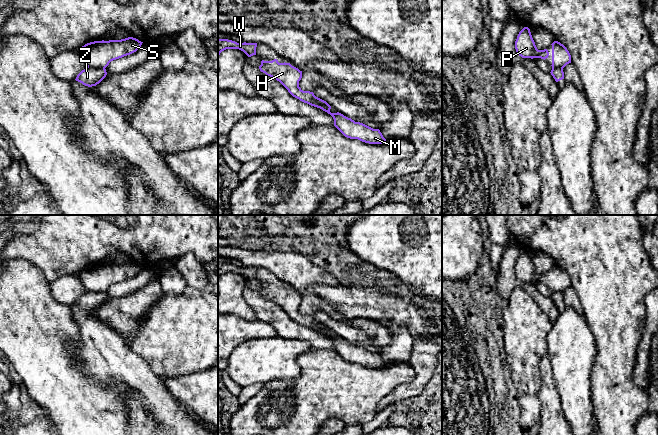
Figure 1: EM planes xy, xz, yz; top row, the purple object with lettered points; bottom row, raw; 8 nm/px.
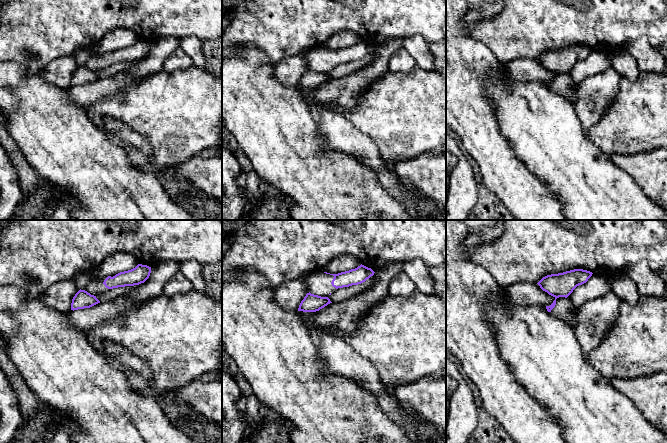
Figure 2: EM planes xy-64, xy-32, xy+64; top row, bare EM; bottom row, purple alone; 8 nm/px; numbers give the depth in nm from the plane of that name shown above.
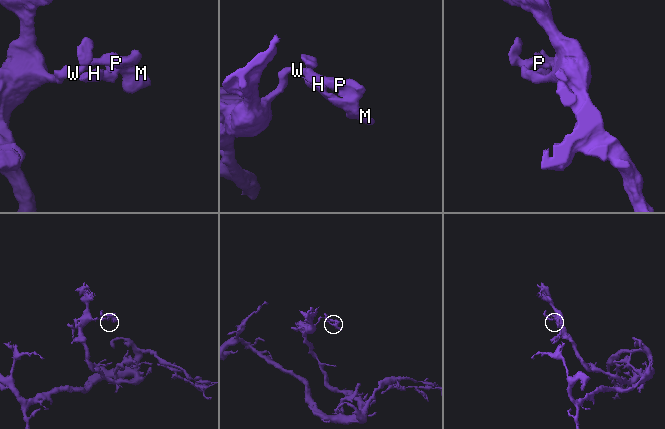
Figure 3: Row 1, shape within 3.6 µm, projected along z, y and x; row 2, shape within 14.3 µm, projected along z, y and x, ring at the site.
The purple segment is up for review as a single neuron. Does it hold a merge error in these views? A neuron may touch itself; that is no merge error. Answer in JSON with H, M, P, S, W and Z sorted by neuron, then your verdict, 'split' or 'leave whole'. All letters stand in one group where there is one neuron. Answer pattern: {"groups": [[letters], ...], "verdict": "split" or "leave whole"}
{"groups": [["H", "Z"], ["M", "P", "S", "W"]], "verdict": "split"}

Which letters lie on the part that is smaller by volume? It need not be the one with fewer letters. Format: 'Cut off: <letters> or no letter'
Cut off: H, Z

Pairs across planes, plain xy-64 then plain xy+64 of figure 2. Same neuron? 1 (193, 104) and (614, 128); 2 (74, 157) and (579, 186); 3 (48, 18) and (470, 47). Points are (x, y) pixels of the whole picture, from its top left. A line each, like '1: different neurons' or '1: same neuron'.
1: same neuron
2: different neurons
3: different neurons

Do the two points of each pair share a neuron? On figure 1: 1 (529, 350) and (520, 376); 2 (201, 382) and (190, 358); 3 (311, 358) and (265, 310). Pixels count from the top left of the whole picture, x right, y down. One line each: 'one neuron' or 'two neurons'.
1: one neuron
2: two neurons
3: two neurons

